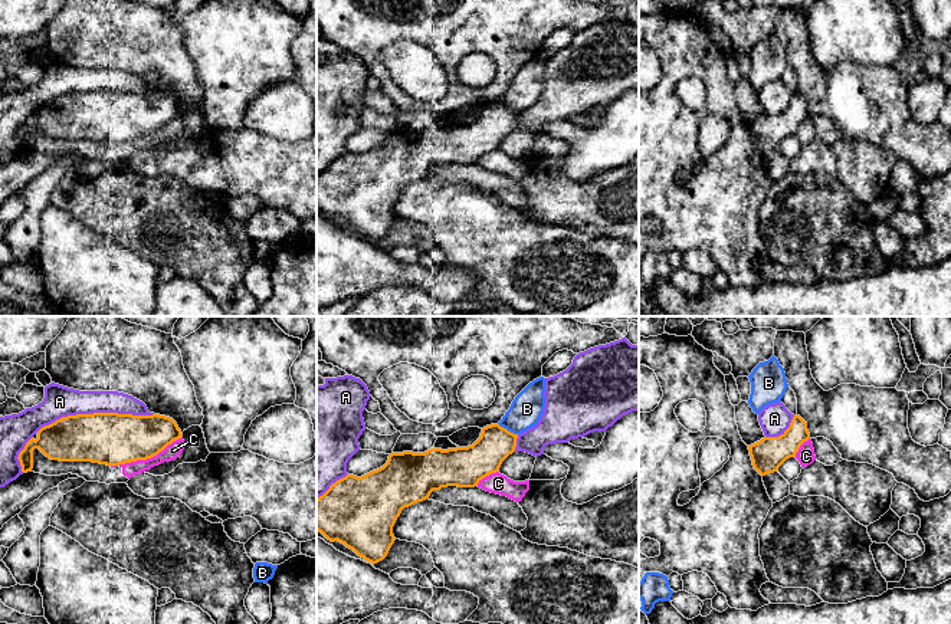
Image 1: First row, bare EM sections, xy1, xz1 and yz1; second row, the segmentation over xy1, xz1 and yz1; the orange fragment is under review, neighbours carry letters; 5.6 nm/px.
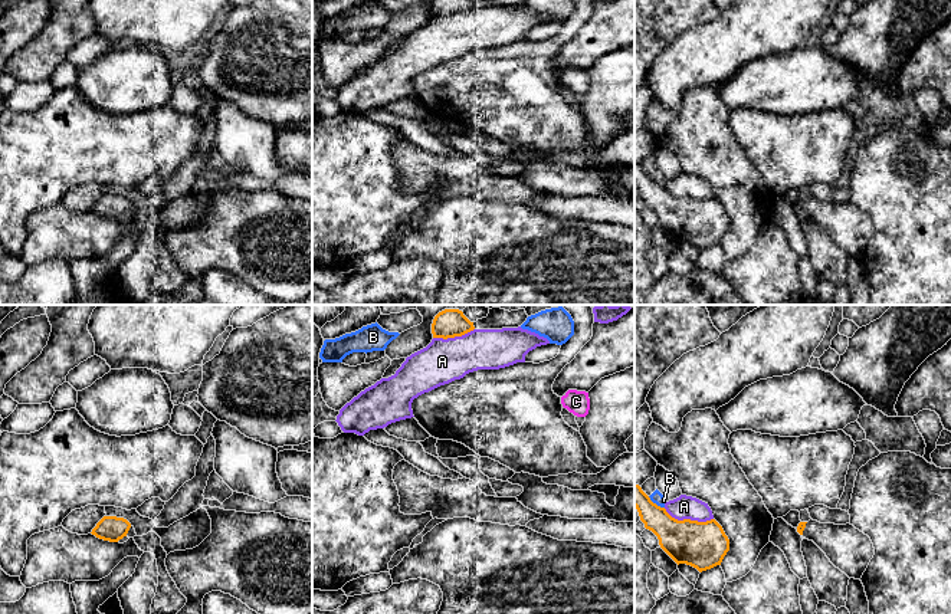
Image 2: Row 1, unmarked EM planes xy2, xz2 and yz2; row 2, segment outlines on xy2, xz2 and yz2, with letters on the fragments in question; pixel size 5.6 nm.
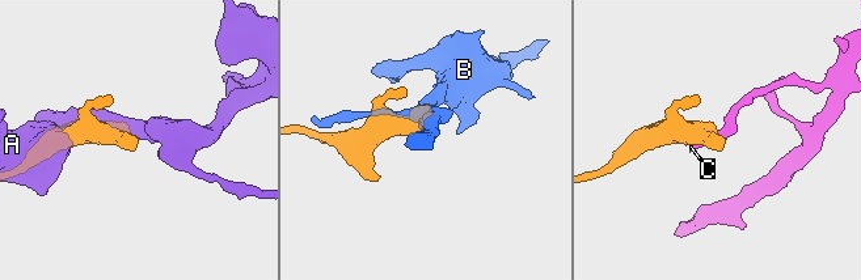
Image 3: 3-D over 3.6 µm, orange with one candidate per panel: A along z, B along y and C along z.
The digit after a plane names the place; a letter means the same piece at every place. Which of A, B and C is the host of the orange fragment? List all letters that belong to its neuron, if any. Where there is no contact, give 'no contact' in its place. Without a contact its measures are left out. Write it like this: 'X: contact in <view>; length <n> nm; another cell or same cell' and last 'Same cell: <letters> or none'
A: contact in xy1; length 650 nm; another cell
B: contact in xz1; length 130 nm; another cell
C: contact in xy1; length 400 nm; another cell
Same cell: none

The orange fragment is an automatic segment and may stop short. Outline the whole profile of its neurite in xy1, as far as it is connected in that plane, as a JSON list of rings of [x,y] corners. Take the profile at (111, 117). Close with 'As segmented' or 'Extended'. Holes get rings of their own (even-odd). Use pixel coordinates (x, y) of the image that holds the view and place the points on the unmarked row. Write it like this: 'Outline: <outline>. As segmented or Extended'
Outline: [[[76,92],[42,105],[17,137],[23,151],[33,147],[35,127],[50,138],[119,144],[151,137],[181,115],[177,101],[160,92]]]. As segmented

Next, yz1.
Outline: [[[796,92],[781,114],[764,115],[748,124],[754,147],[761,154],[777,150],[787,137],[796,135],[800,124],[809,116],[807,101]]]. As segmented

